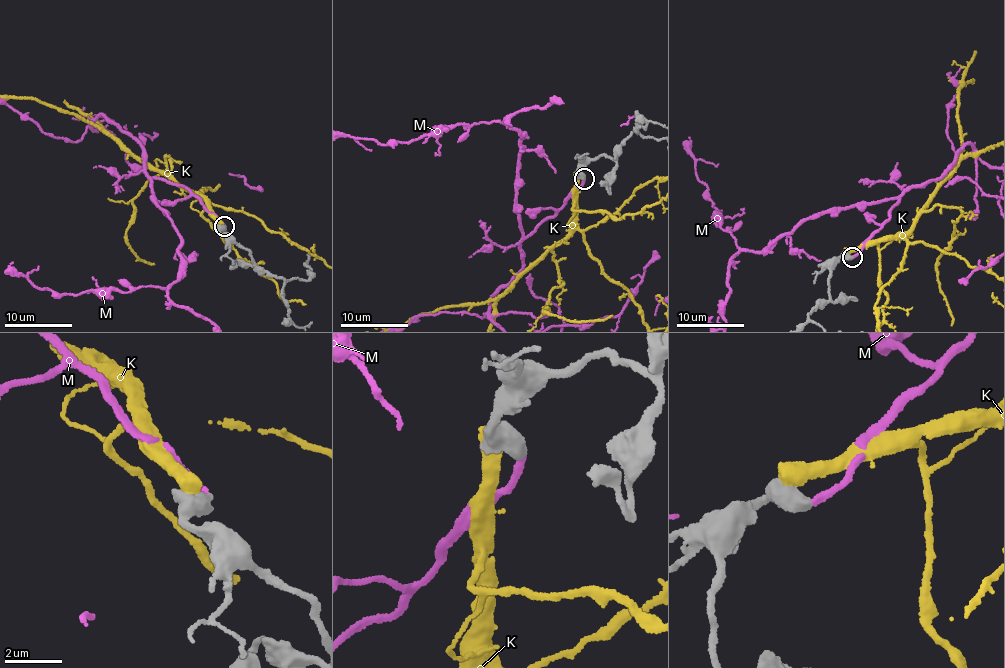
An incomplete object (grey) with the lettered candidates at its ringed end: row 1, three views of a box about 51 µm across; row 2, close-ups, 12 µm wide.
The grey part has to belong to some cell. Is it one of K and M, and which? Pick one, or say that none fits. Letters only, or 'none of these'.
M

